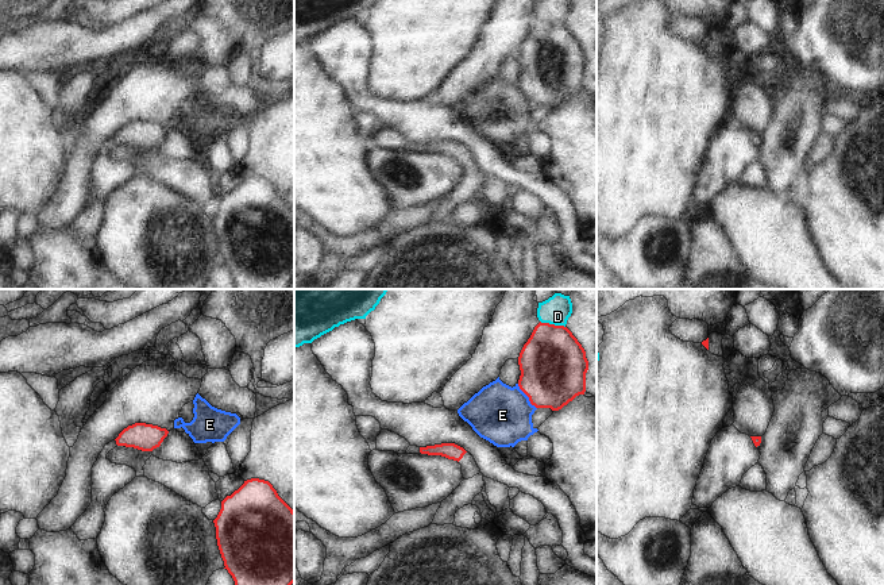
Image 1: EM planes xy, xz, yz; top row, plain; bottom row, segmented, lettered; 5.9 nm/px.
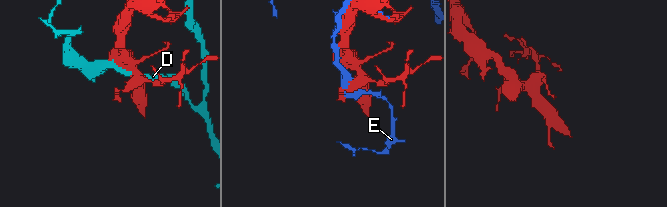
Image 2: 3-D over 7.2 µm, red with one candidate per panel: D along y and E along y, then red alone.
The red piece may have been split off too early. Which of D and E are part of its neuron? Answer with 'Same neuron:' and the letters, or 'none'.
Same neuron: none

